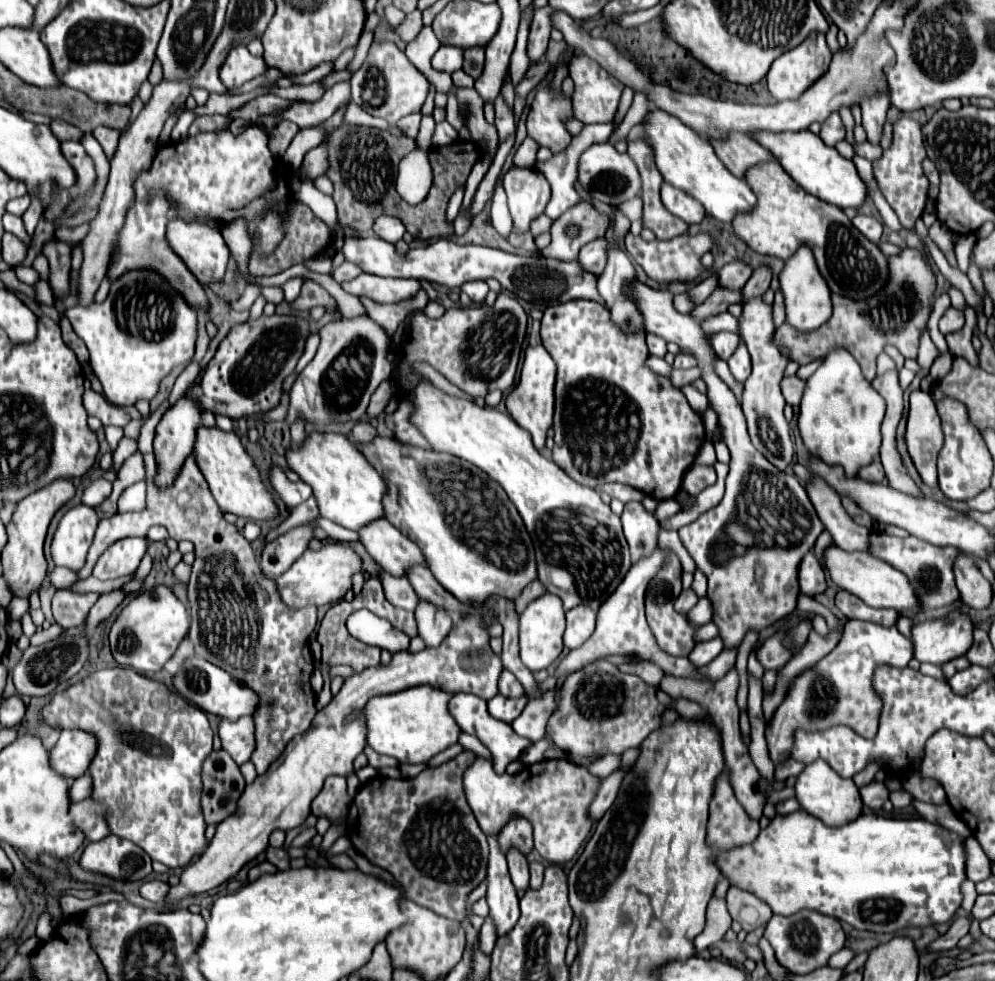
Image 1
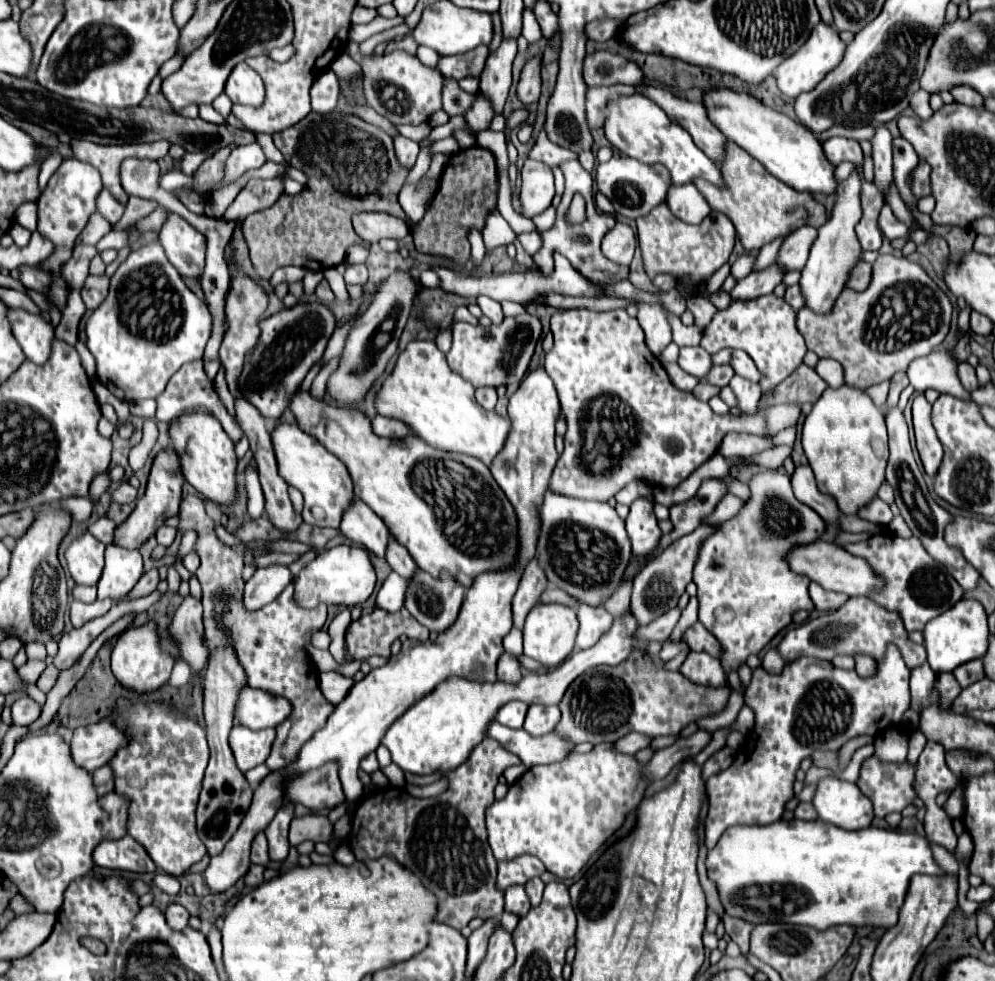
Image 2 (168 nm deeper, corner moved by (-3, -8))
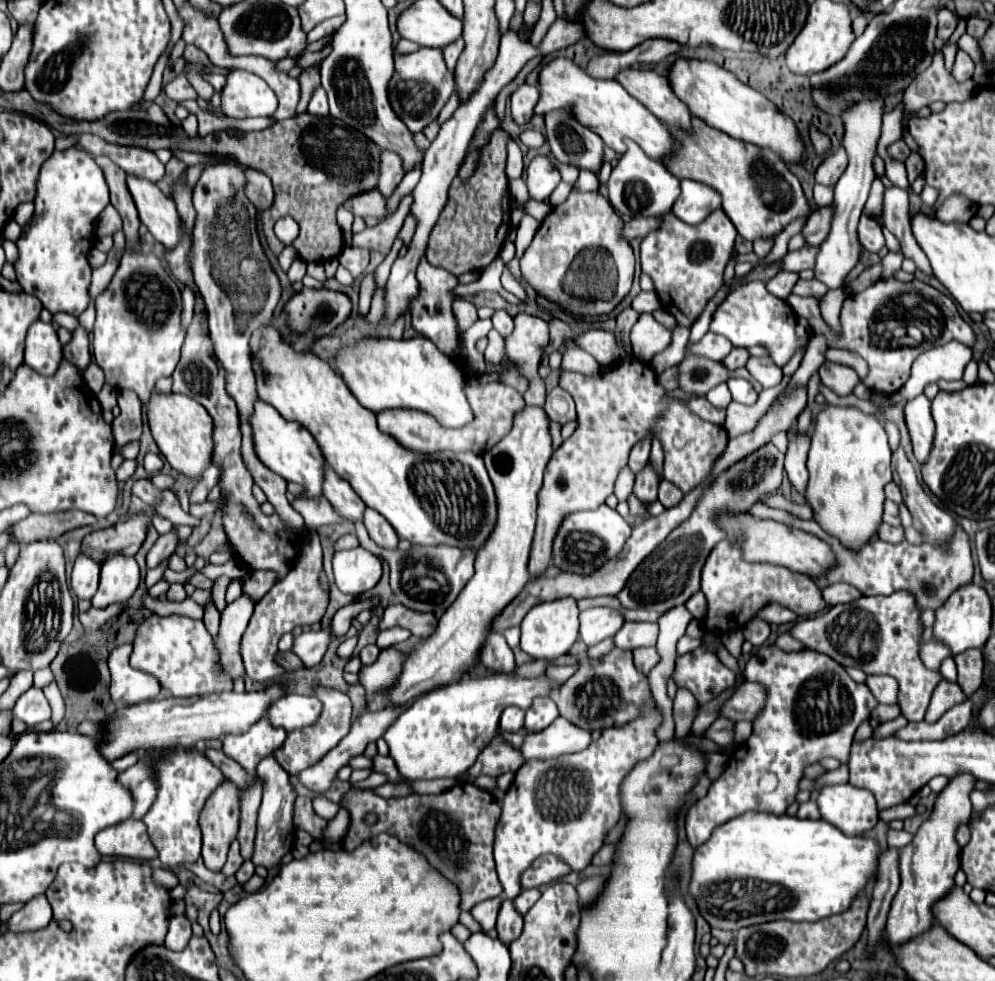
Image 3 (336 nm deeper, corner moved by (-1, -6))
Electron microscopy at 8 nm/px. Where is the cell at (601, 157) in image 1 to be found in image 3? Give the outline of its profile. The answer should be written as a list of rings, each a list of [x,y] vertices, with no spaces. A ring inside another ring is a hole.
[[[631,144],[629,150],[619,158],[617,166],[613,168],[613,172],[609,176],[607,190],[609,190],[611,206],[619,214],[631,216],[631,218],[661,216],[671,210],[673,202],[681,194],[679,180],[667,170],[667,166],[663,166],[661,162],[657,162],[653,158],[647,158],[647,154],[643,154],[643,150],[635,144]]]

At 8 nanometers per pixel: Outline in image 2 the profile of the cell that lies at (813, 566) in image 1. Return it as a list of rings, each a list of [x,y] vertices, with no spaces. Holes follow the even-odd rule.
[[[811,584],[809,586],[809,594],[811,594],[811,600],[815,604],[817,610],[837,610],[839,606],[845,604],[845,600],[849,600],[849,596],[845,594],[837,594],[837,592],[827,592],[823,590],[819,584]]]

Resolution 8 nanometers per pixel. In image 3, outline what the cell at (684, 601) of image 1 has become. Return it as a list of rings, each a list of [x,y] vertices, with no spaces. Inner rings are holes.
[[[625,622],[615,634],[615,646],[623,650],[635,650],[641,646],[655,646],[659,634],[657,622]]]

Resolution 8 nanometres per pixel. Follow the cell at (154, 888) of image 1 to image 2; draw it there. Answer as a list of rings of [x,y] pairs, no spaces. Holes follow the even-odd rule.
[[[171,904],[167,910],[165,910],[165,918],[167,918],[167,924],[171,930],[183,930],[187,926],[187,920],[189,920],[189,912],[179,906],[179,904]]]

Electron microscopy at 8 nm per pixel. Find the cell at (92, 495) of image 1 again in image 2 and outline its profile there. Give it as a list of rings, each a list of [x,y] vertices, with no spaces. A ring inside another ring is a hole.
[[[121,482],[121,486],[113,492],[113,500],[119,504],[135,502],[135,498],[137,498],[137,488],[133,488],[129,482]]]

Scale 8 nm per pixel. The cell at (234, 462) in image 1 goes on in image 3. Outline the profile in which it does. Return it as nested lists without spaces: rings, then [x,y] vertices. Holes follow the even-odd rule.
[[[151,394],[151,400],[147,404],[149,414],[149,428],[151,434],[161,450],[161,454],[167,458],[173,470],[179,474],[199,480],[209,464],[213,464],[213,418],[207,414],[207,410],[191,400],[185,394]]]

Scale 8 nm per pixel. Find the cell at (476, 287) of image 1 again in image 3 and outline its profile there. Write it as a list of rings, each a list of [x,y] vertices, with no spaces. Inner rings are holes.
[[[495,310],[493,314],[493,328],[501,334],[501,336],[507,336],[511,330],[513,330],[513,318],[505,312],[505,310]]]

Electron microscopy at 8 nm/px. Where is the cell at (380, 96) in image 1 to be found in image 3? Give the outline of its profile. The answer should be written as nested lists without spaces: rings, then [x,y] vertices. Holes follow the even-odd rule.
[[[421,48],[411,54],[395,54],[395,74],[389,82],[389,102],[397,118],[415,134],[427,124],[437,120],[441,108],[455,90],[453,74],[443,62],[443,54],[437,48]]]

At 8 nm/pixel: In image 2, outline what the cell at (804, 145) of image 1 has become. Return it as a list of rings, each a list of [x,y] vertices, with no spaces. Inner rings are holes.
[[[729,88],[705,90],[703,106],[707,110],[709,120],[713,120],[713,124],[729,140],[733,140],[737,146],[749,152],[773,176],[777,176],[791,188],[797,188],[799,192],[821,192],[821,194],[837,192],[839,182],[833,176],[835,168],[833,164],[829,164],[829,160],[825,160],[821,142],[803,124],[765,106],[759,98],[747,92],[735,92]]]

